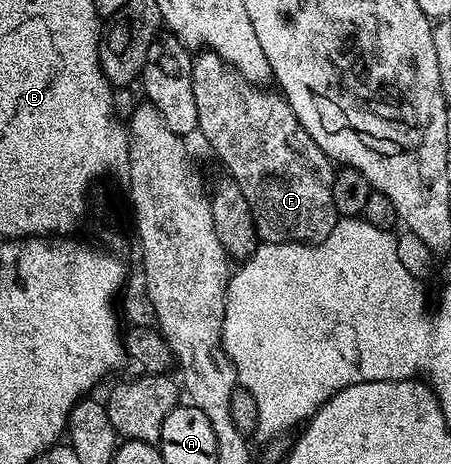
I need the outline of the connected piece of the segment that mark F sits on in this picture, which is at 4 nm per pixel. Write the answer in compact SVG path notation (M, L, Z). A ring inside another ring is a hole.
M200 51L192 59L194 104L198 107L198 133L208 140L216 157L225 165L227 176L233 177L250 203L257 238L269 245L293 241L295 245L314 245L324 241L334 231L338 220L334 207L333 188L337 170L331 157L325 155L318 143L294 115L287 100L279 92L267 93L267 88L245 81L234 69L228 68L216 53Z

